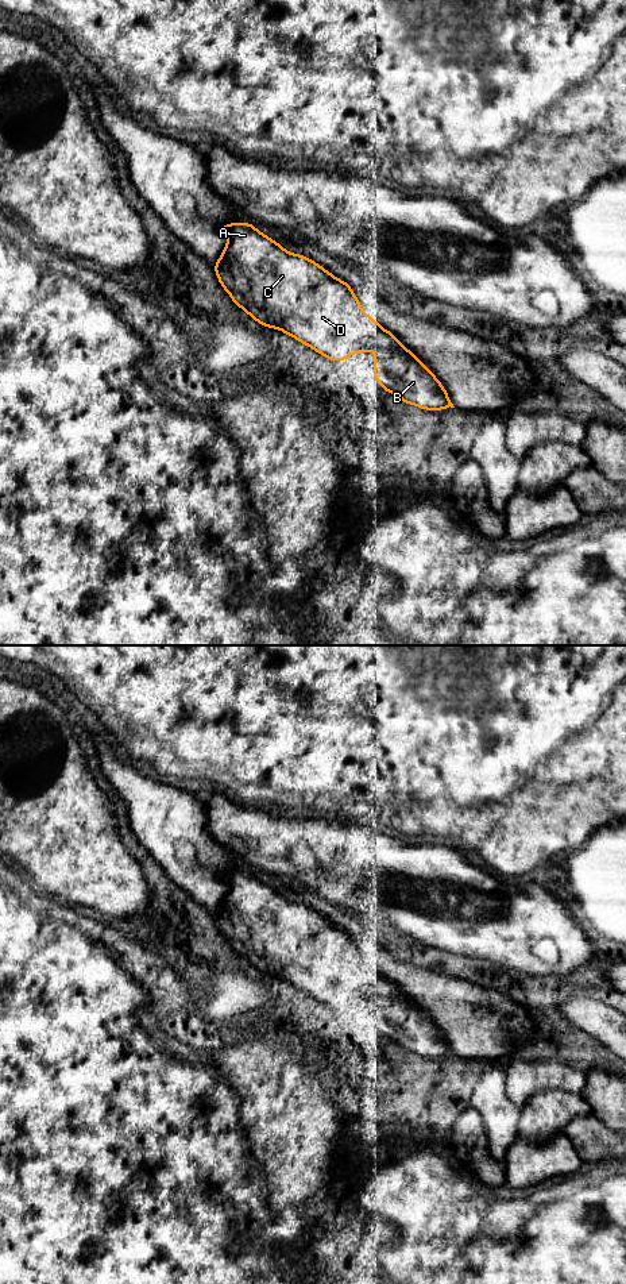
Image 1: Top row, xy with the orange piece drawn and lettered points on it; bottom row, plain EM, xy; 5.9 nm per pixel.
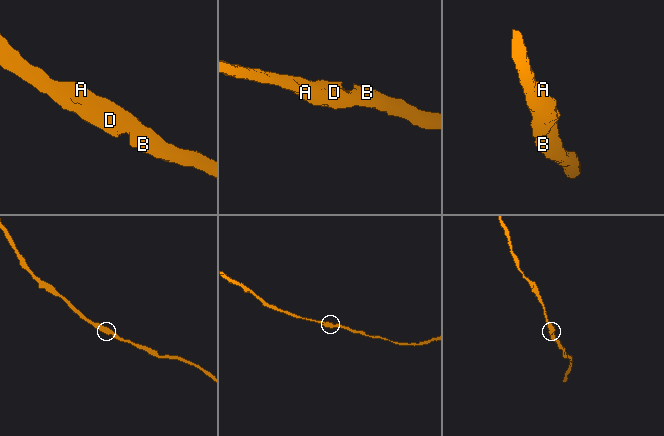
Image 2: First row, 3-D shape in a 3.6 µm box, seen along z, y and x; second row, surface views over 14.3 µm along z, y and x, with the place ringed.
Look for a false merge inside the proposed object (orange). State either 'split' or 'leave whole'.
leave whole

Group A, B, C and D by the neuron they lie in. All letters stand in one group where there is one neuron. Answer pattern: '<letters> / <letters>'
A B C D

